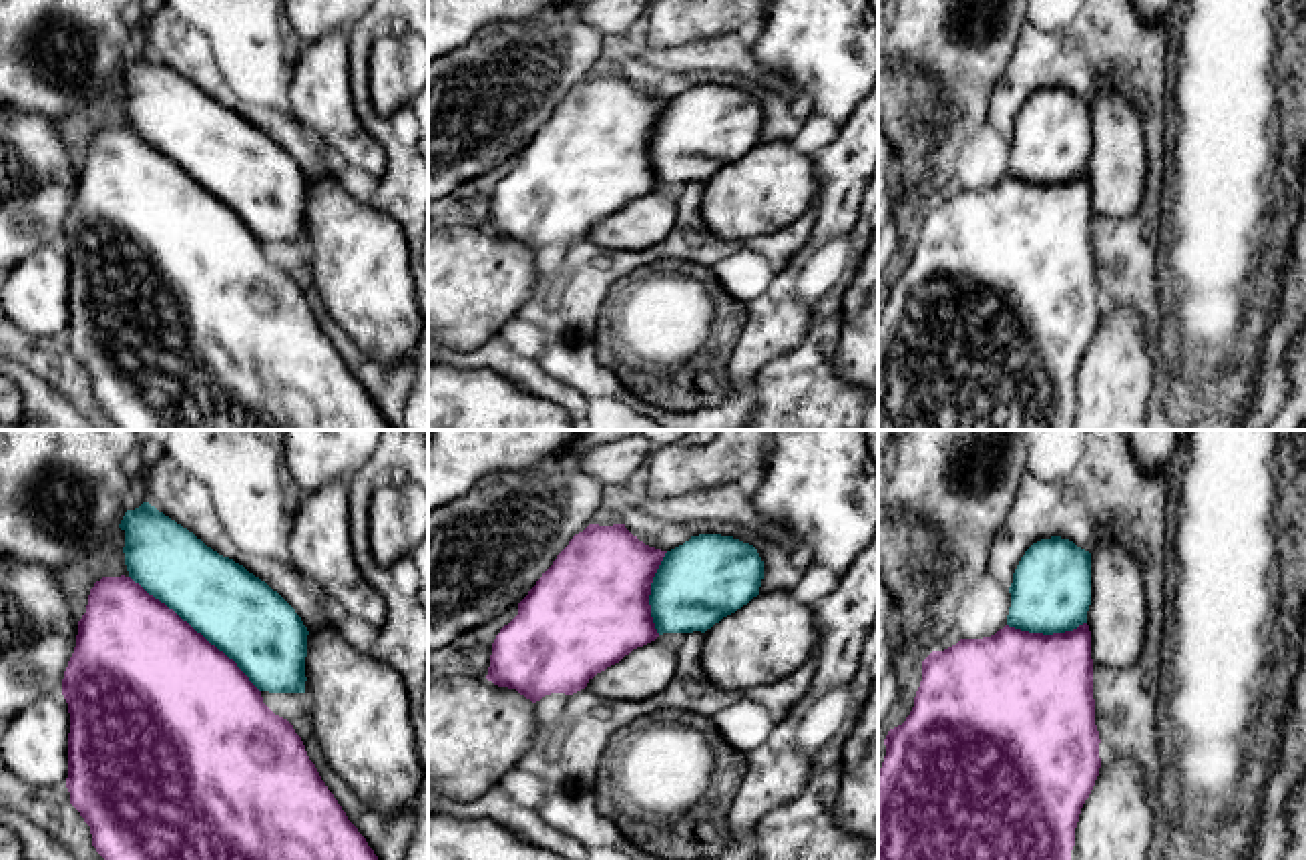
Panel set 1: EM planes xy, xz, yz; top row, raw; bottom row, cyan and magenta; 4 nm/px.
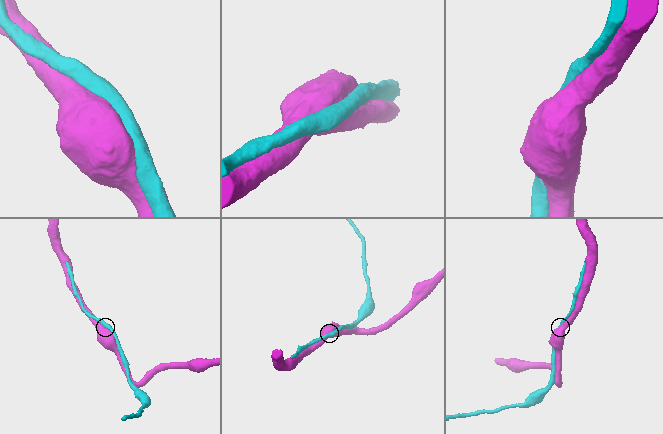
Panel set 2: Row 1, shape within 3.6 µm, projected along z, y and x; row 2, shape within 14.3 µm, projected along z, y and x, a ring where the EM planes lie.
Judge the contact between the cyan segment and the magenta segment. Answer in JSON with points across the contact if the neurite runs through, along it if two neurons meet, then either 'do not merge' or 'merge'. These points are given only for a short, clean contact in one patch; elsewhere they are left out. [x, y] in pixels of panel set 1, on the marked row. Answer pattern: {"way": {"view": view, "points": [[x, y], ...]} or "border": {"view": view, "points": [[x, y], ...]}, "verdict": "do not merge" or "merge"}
{"verdict": "merge"}

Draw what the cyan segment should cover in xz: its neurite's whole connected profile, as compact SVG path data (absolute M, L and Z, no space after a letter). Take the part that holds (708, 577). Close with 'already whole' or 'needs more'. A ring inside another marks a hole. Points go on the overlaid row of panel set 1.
M589 524L557 555L518 603L518 615L496 635L486 679L498 687L516 689L532 703L551 693L573 695L597 673L663 633L705 633L757 597L761 579L764 561L757 549L733 536L699 534L671 551L661 551L633 536L625 524Z | needs more

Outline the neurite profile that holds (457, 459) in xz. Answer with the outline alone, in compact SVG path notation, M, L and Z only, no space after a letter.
M428 430L428 514L466 496L486 474L528 470L579 438L581 430Z

